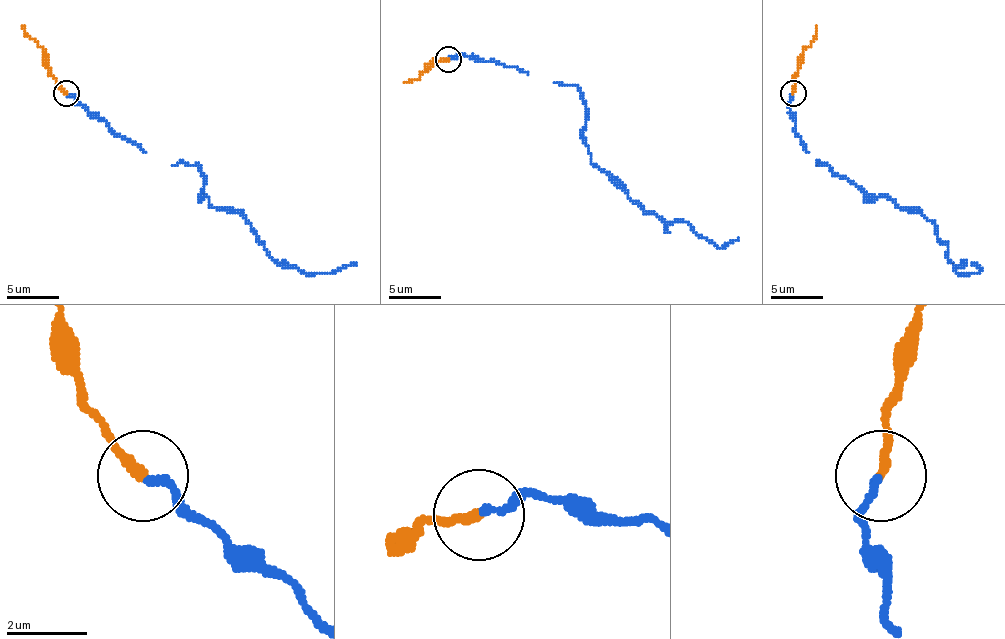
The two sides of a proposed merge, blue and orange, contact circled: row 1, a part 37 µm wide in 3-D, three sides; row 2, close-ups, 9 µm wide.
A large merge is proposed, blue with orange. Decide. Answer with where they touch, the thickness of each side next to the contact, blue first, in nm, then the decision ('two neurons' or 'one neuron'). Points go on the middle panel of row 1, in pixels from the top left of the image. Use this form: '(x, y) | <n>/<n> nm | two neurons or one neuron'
(448, 59) | 170/240 nm | one neuron

